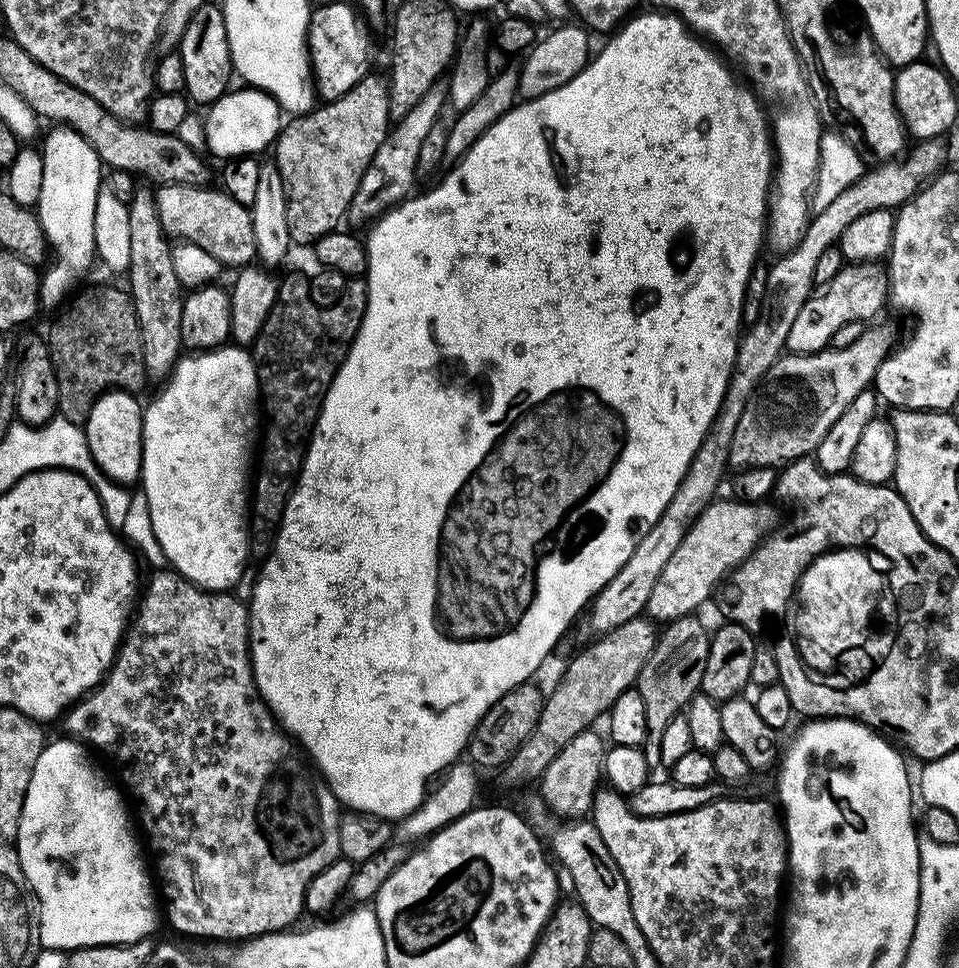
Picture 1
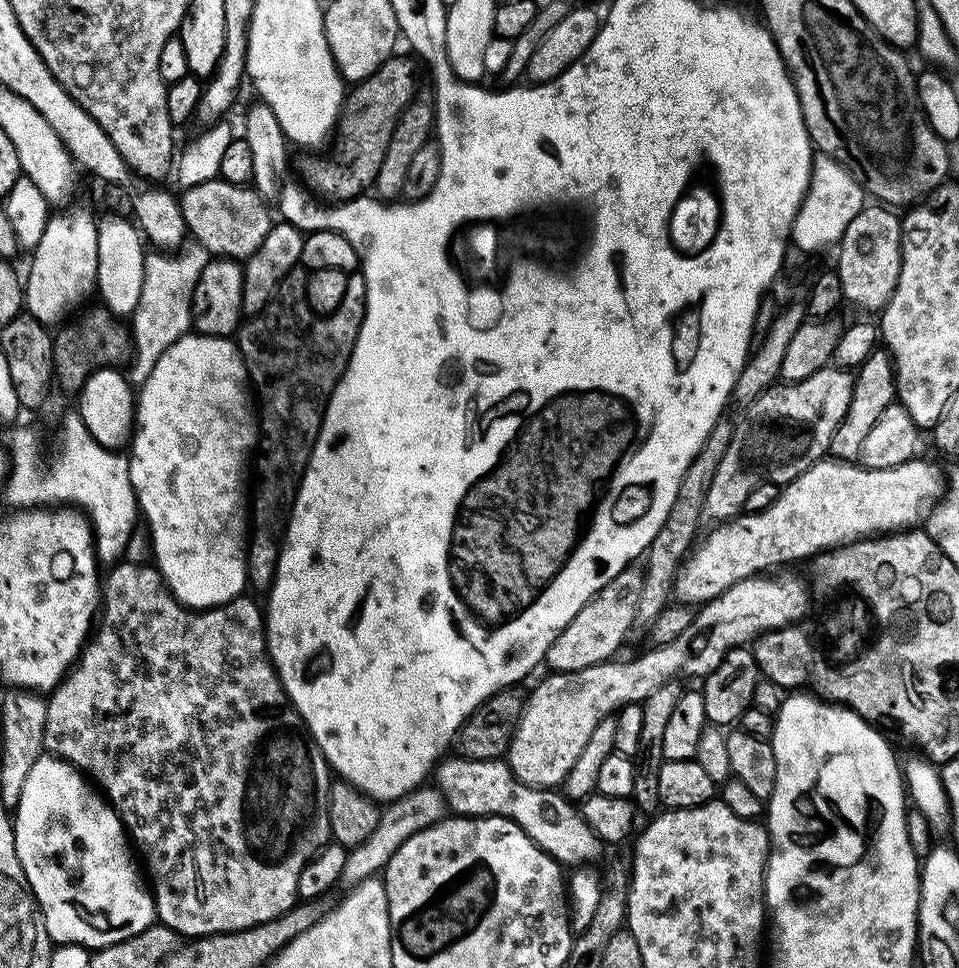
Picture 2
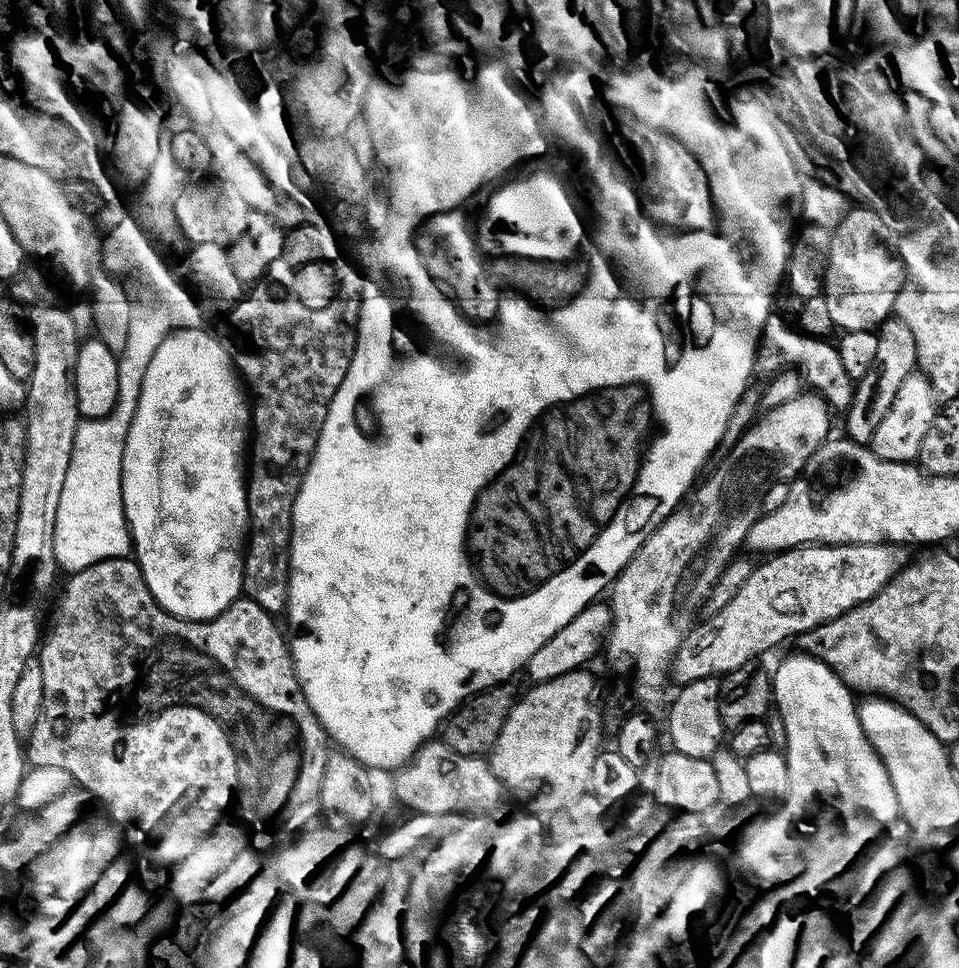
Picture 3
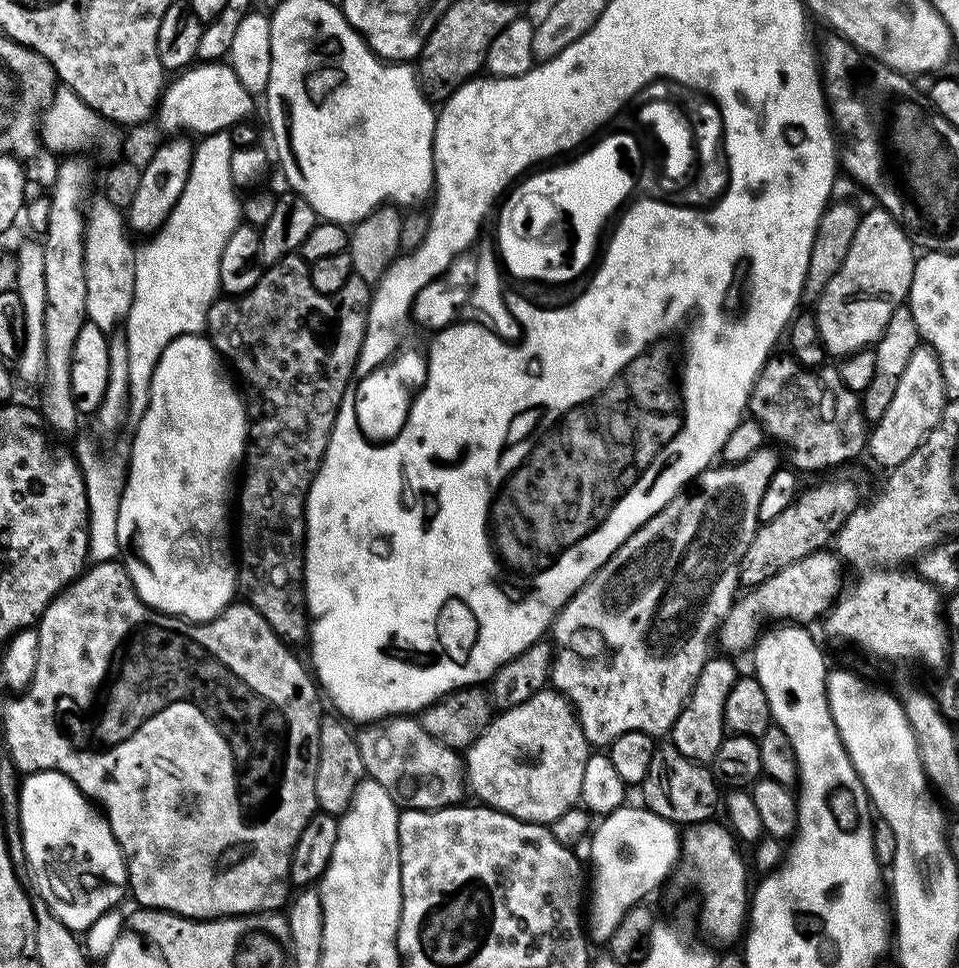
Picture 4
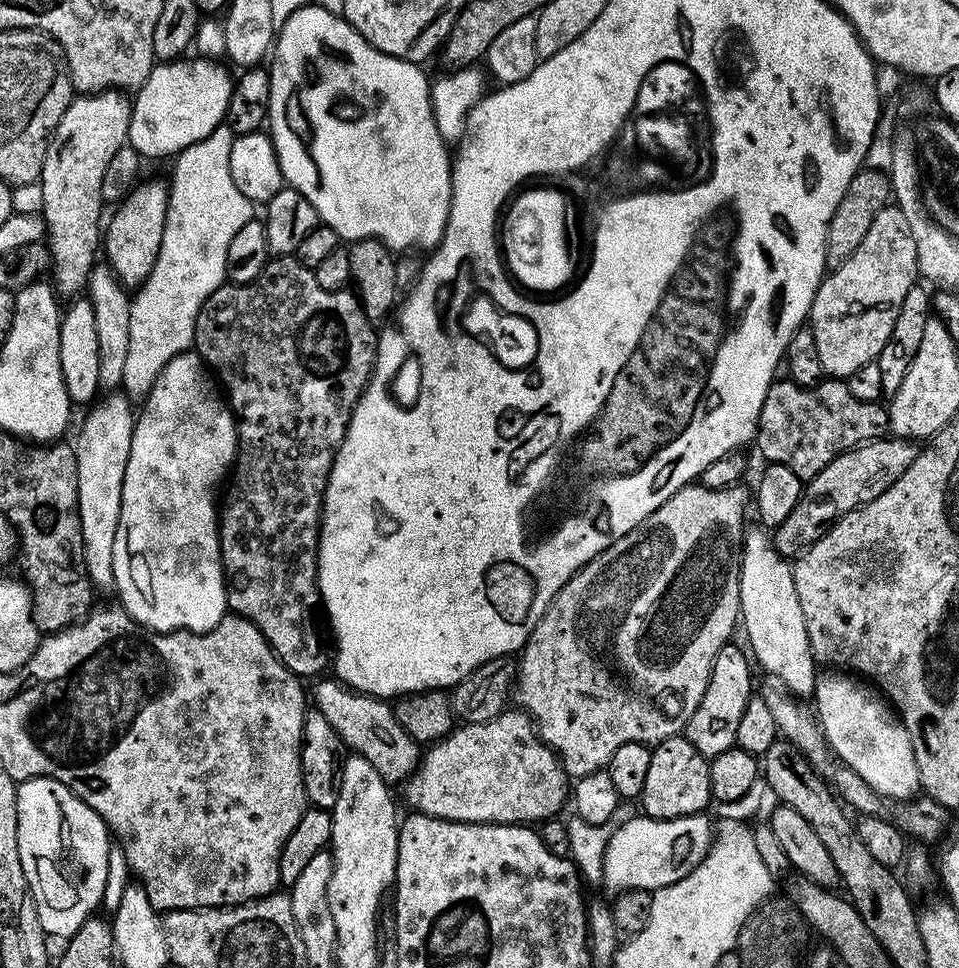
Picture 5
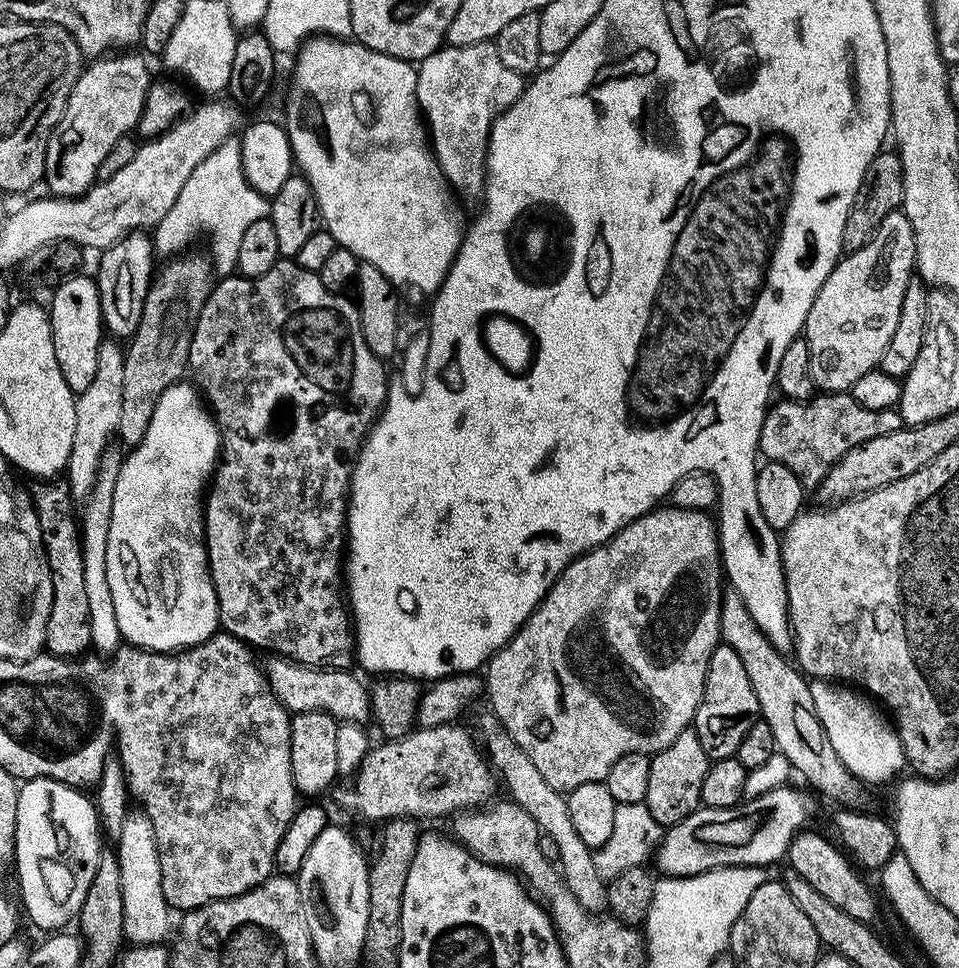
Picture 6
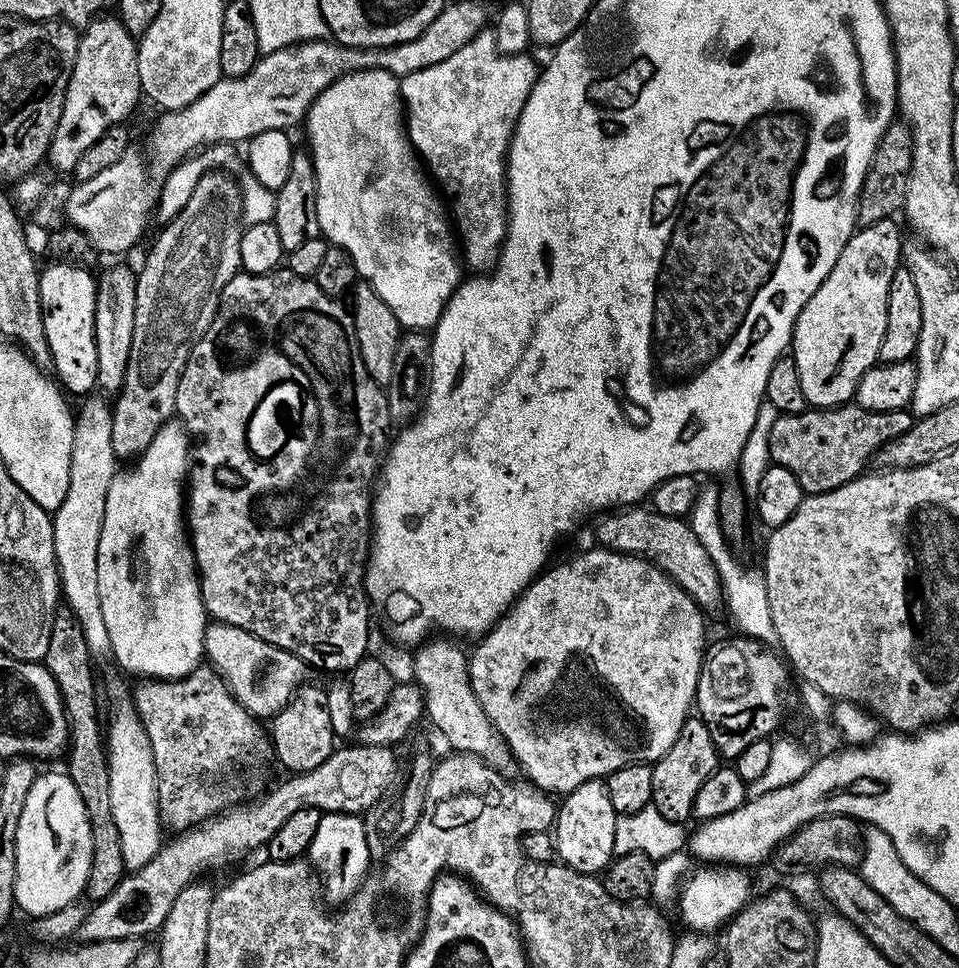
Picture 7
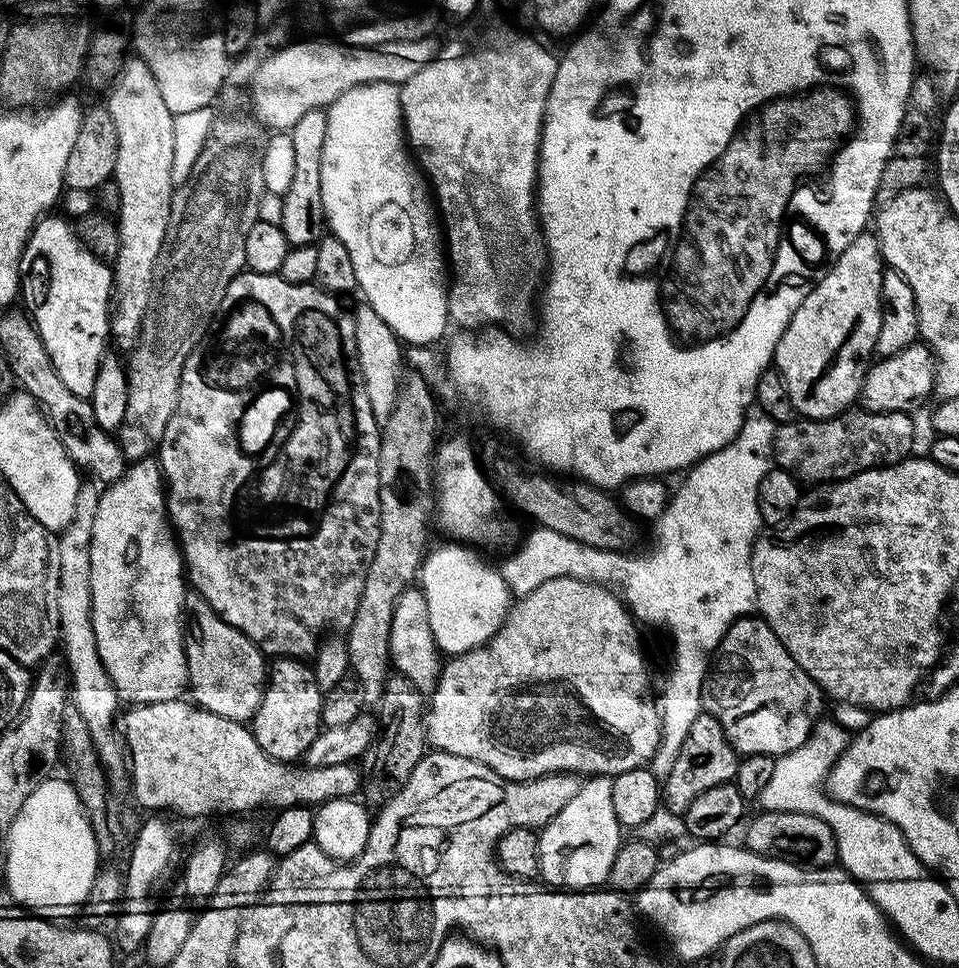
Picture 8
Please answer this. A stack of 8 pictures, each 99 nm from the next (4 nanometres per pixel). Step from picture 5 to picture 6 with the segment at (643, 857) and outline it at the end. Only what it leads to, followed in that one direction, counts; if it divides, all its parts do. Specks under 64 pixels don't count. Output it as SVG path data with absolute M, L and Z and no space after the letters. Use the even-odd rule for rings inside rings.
M792 786L775 788L758 798L741 803L734 808L699 807L691 812L682 822L671 825L665 831L654 856L654 863L661 868L668 878L678 876L696 876L700 872L710 872L713 868L733 866L769 866L775 860L783 861L788 854L788 847L796 833L805 827L804 808L800 805L800 796Z

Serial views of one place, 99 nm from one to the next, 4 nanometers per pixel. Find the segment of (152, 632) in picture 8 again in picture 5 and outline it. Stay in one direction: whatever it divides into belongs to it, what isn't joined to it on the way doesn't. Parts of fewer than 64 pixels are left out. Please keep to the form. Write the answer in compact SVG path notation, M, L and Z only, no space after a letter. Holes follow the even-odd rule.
M195 351L179 352L160 371L148 399L143 401L144 409L141 412L139 409L135 417L130 458L122 482L121 517L114 540L114 592L120 595L122 607L153 632L208 632L218 626L228 608L216 487L223 476L225 479L229 475L236 458L236 420L211 379Z

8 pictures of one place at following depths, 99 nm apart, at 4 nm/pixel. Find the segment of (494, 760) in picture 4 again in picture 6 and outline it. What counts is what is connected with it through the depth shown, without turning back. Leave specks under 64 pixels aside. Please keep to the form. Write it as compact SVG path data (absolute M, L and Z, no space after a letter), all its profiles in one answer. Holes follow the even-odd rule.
M453 723L439 724L436 728L420 726L409 732L403 740L387 739L378 746L373 745L363 756L358 771L353 775L352 786L339 783L333 787L330 796L333 796L340 807L368 820L392 820L395 816L448 818L464 809L475 809L478 804L476 795L484 796L488 792L488 784L484 779L490 773L490 768L481 749L476 749L471 734L458 726Z

